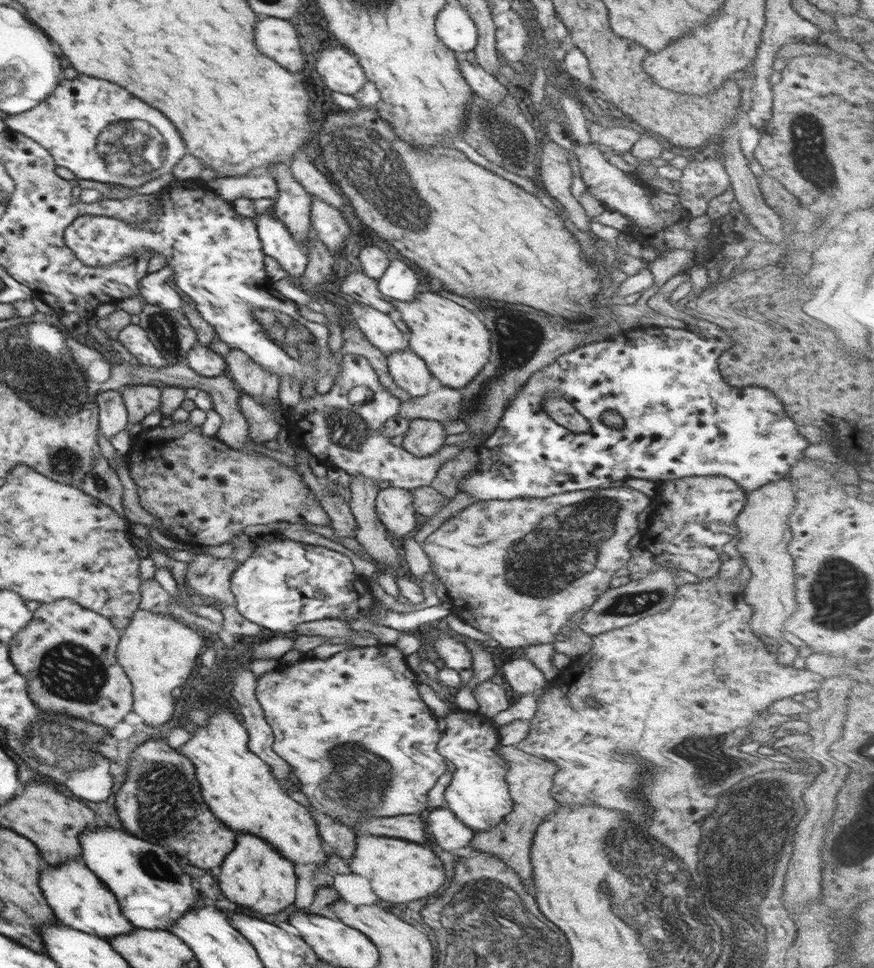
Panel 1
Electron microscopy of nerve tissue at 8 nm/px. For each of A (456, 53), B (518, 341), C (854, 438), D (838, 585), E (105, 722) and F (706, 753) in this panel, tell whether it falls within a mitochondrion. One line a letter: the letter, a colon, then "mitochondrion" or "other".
A: other
B: mitochondrion
C: other
D: mitochondrion
E: mitochondrion
F: mitochondrion

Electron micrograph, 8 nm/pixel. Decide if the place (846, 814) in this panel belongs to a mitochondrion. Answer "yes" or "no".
no

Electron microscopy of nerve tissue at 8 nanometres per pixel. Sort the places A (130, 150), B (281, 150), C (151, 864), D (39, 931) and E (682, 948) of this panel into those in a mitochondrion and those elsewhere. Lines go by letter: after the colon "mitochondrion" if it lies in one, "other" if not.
A: mitochondrion
B: other
C: mitochondrion
D: other
E: mitochondrion

